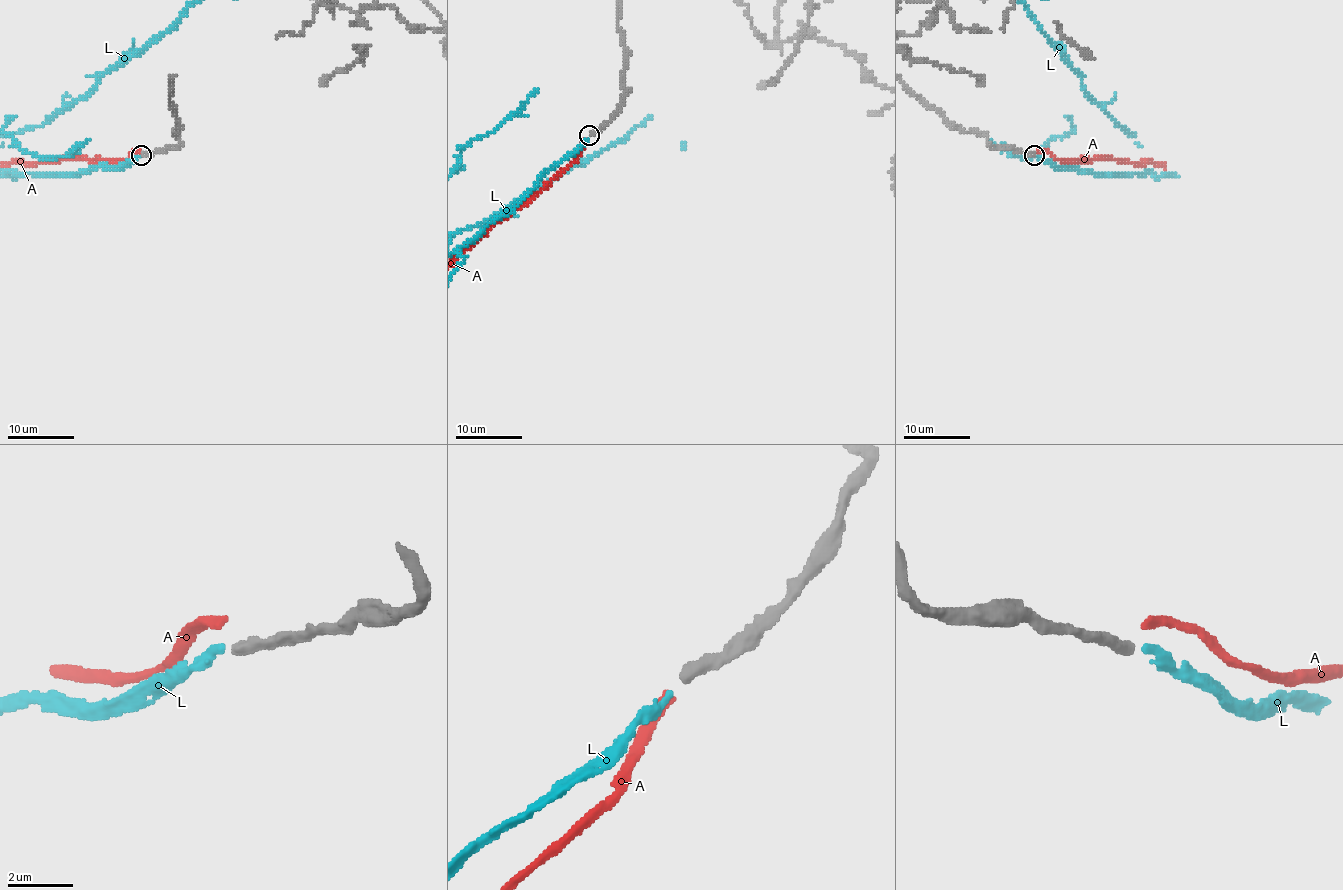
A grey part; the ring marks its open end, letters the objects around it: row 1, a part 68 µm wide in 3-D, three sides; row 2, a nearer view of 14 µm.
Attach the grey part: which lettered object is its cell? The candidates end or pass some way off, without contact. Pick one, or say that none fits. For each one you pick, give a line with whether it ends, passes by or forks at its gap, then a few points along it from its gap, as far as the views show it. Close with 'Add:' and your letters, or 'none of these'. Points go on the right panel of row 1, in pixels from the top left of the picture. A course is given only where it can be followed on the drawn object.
L: It ends there
Add: L

